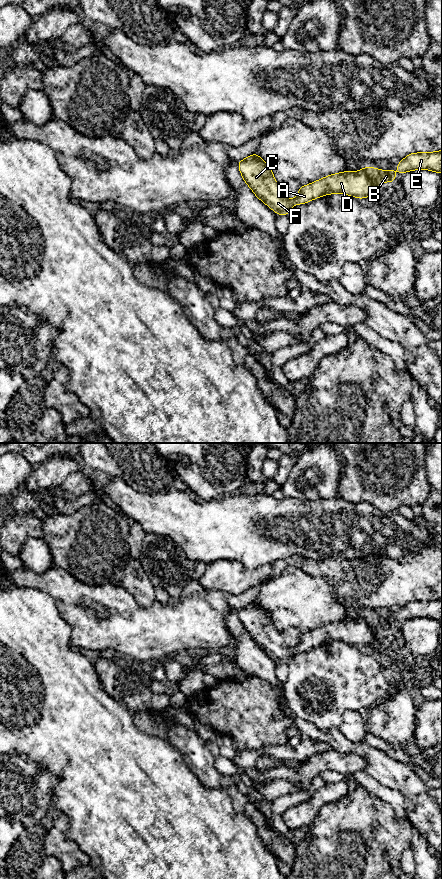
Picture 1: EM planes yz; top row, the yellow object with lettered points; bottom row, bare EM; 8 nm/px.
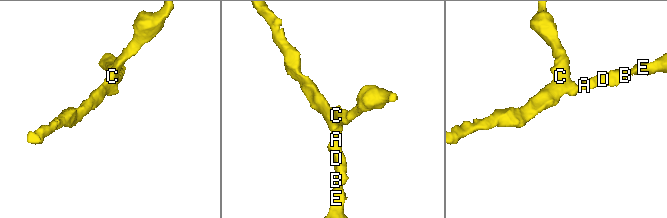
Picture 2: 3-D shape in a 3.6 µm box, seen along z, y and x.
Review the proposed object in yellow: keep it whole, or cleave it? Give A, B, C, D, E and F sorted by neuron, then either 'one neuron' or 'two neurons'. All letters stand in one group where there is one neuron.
A B C D E F; one neuron

